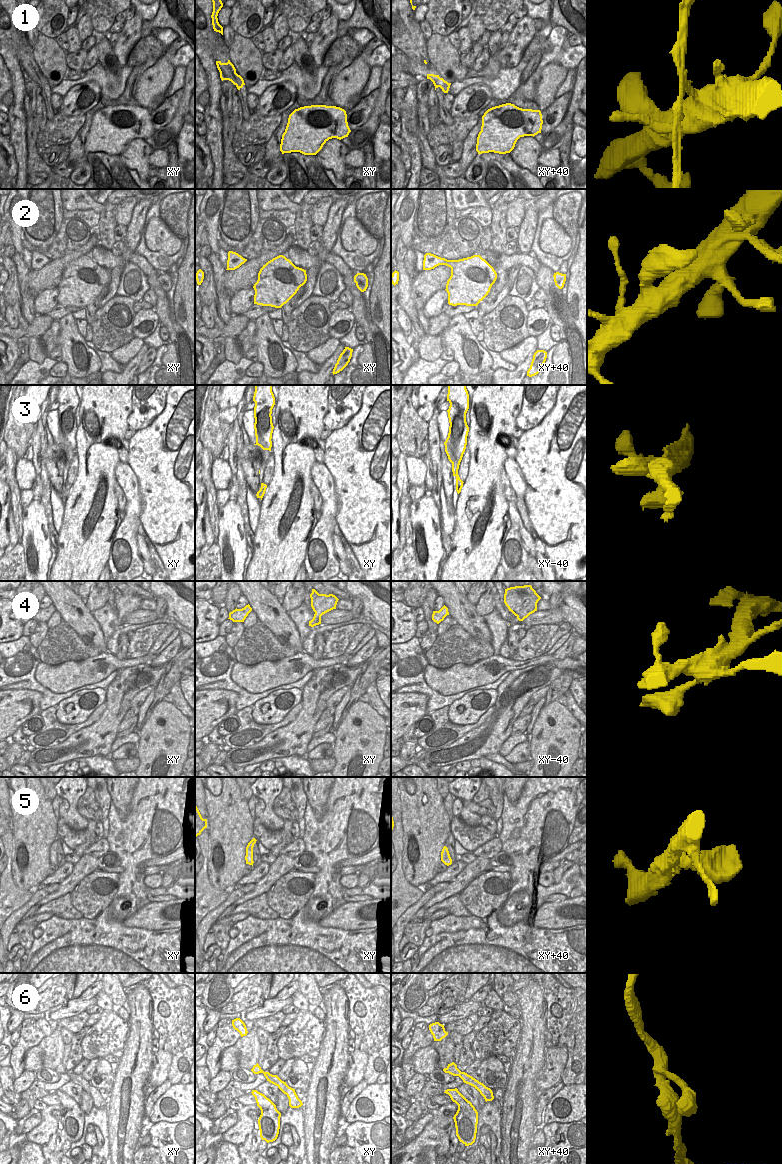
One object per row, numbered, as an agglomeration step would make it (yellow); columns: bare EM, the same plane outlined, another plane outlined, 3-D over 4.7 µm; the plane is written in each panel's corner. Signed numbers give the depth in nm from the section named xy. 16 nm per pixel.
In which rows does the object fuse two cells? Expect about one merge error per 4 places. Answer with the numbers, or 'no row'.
1

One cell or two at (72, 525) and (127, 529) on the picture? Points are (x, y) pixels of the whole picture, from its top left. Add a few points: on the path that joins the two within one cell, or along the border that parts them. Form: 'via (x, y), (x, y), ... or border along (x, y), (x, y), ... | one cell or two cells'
border along (125, 513), (109, 550) | two cells

